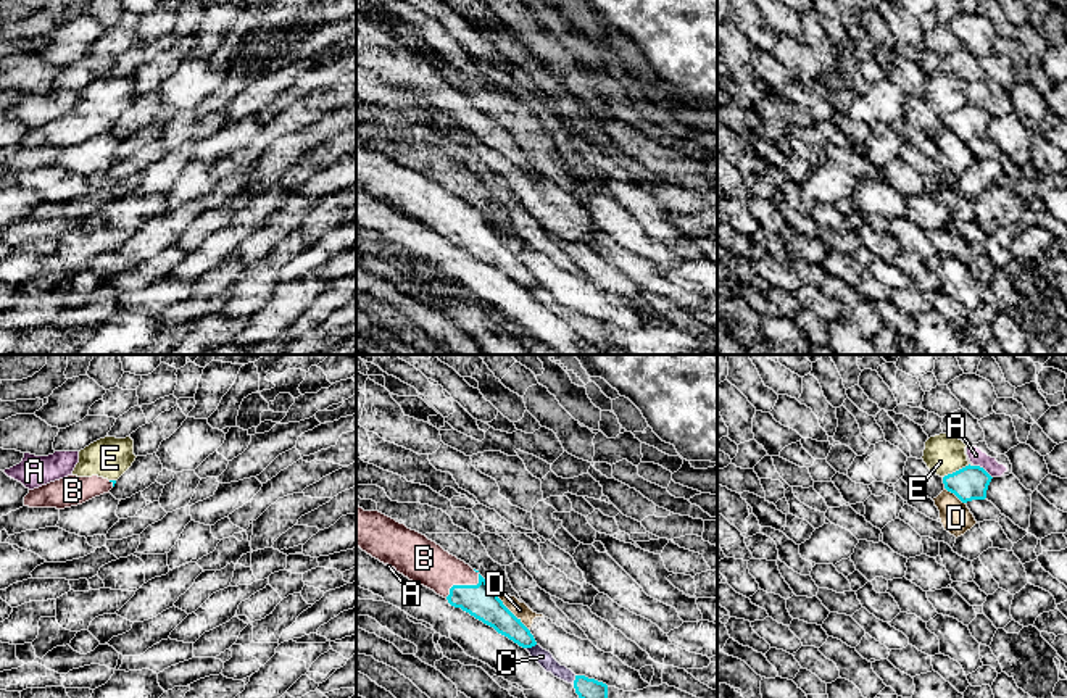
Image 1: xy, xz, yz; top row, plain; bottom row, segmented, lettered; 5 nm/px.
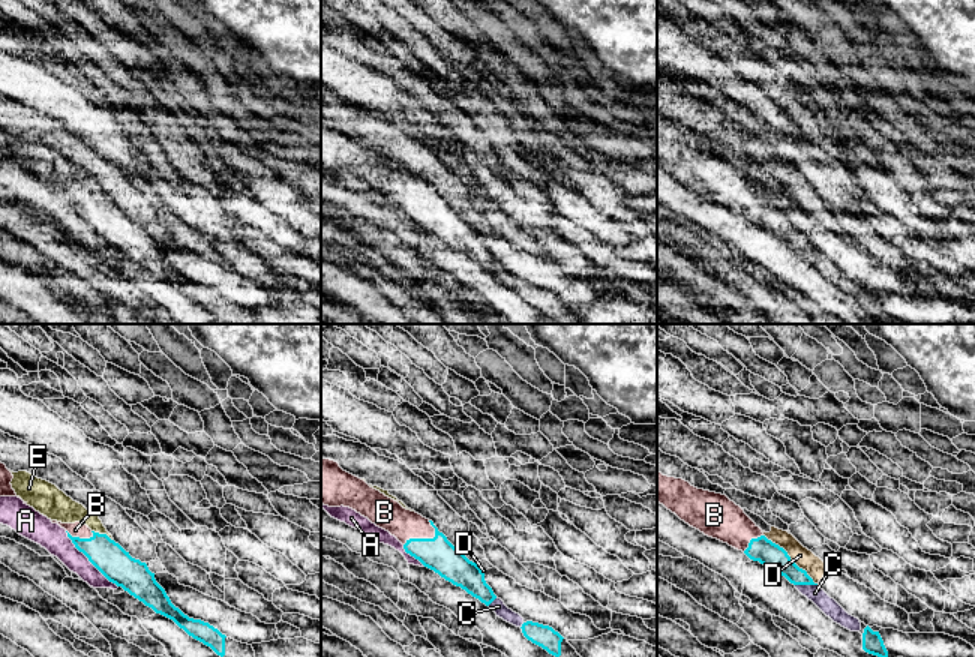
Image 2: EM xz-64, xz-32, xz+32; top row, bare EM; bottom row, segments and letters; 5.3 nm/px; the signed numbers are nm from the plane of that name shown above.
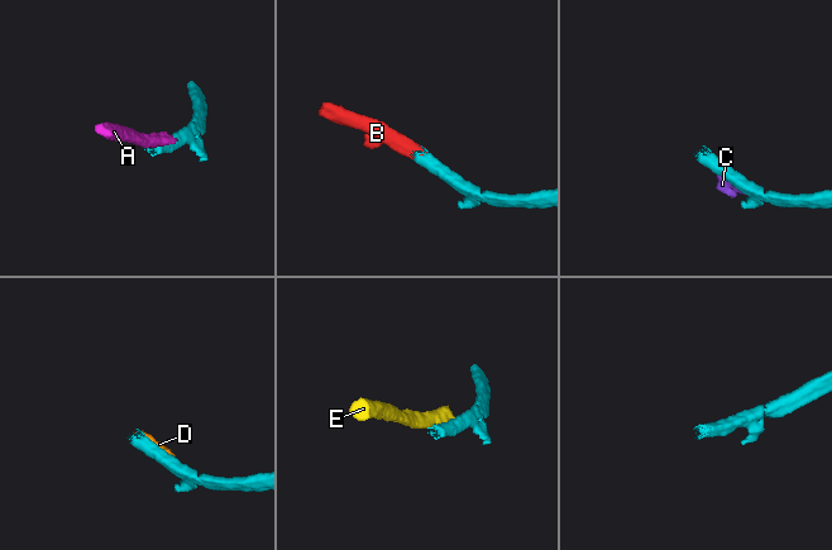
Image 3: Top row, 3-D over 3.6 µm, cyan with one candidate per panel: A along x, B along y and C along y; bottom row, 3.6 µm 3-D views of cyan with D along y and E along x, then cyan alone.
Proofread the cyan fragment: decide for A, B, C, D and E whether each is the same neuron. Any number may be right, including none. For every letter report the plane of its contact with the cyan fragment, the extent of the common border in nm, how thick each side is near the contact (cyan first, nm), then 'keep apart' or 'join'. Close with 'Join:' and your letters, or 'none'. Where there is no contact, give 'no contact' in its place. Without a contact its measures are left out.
A: yz | 120 nm | 170/80 nm | keep apart
B: xz | 220 nm | 170/220 nm | join
C: xz | 60 nm | 140/80 nm | keep apart
D: xz | 280 nm | 170/80 nm | keep apart
E: yz | 150 nm | 170/200 nm | keep apart
Join: B

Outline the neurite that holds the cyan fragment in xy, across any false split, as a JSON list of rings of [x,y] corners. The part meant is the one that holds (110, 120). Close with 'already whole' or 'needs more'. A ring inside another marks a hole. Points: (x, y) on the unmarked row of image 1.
[[[68,114],[39,127],[29,129],[29,132],[24,135],[24,145],[64,148],[82,143],[103,132],[110,132],[114,123],[116,119],[108,119],[98,114]]]; needs more

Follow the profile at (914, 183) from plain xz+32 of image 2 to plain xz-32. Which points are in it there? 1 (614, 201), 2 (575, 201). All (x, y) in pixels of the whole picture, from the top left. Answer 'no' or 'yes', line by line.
1: yes
2: no

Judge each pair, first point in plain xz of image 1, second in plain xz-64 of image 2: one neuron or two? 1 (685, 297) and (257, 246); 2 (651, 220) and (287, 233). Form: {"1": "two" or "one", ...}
{"1": "one", "2": "two"}

